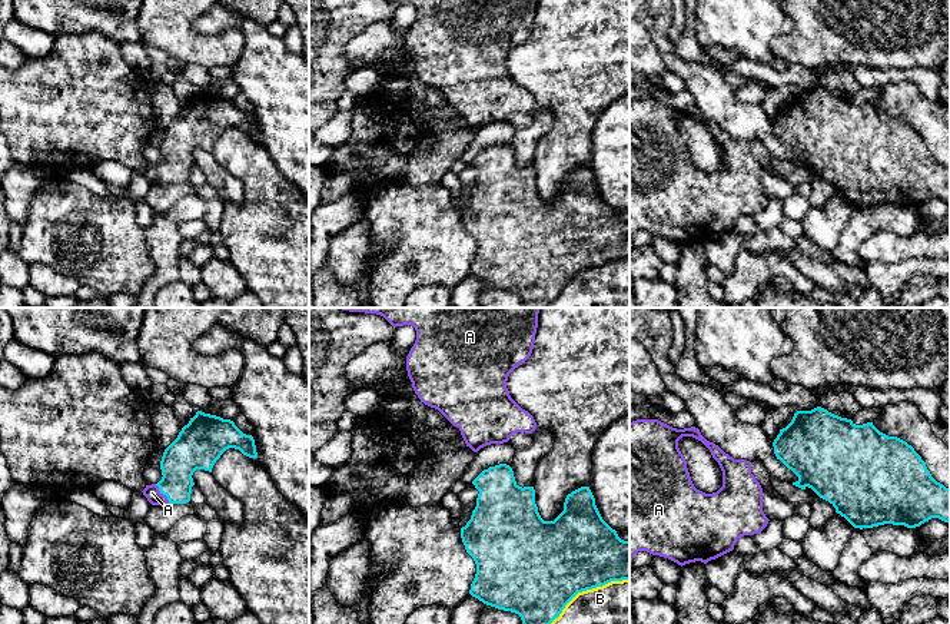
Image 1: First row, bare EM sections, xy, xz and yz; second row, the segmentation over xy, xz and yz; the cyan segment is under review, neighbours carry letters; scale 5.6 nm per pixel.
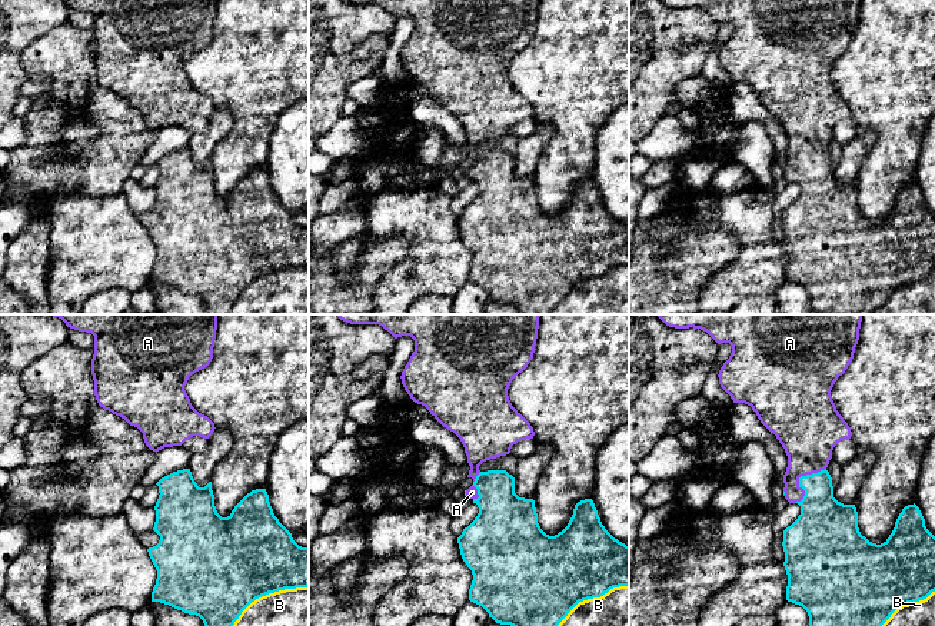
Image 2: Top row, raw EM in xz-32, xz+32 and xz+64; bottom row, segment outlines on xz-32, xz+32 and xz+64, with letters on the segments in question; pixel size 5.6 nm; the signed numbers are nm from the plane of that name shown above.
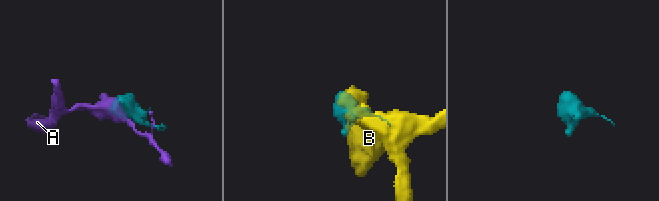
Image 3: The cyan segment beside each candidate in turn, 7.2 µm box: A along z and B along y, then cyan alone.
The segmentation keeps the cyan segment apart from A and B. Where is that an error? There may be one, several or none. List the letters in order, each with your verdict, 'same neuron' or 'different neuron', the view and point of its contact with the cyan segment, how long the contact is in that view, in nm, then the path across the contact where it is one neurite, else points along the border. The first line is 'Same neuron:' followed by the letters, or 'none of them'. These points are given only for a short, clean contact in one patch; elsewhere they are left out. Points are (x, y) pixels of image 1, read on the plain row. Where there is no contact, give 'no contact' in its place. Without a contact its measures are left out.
Same neuron: A
A: same neuron; contact xy (163, 173); length 140 nm; way xy (185, 135), (176, 161), (163, 173), (152, 172)
B: different neuron; contact xz (585, 269); length 550 nm

